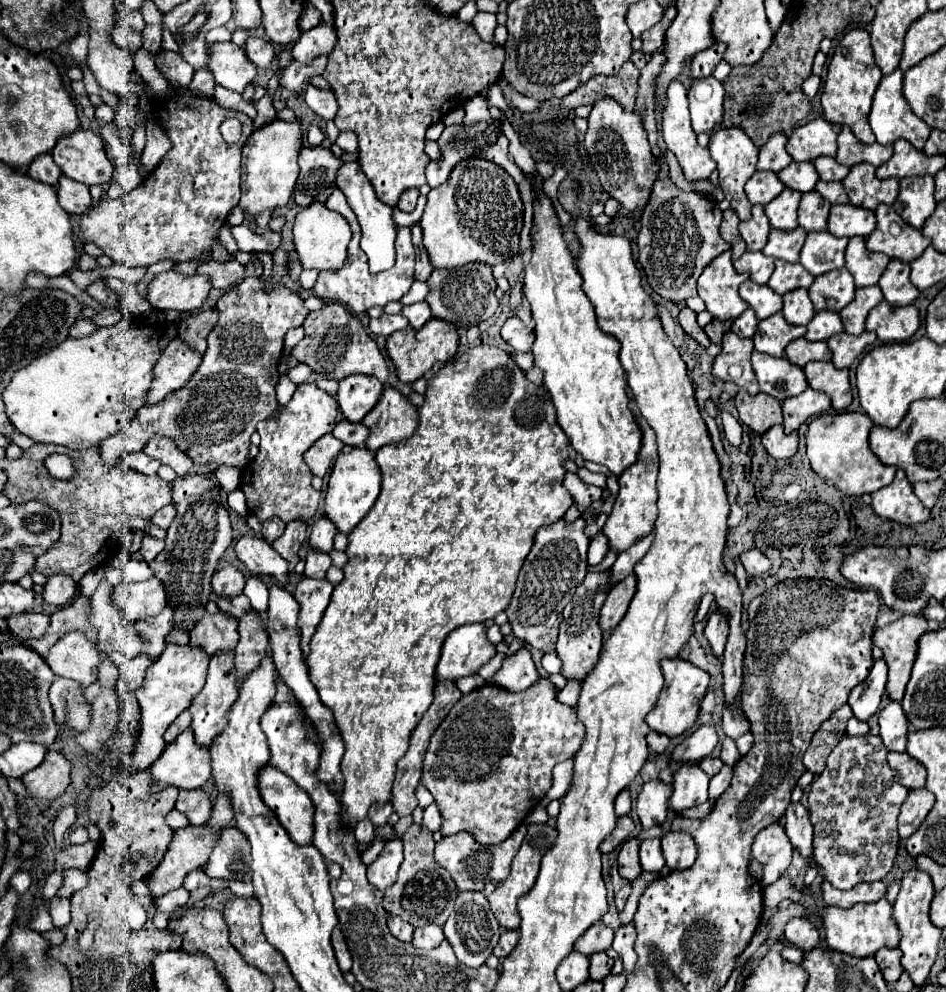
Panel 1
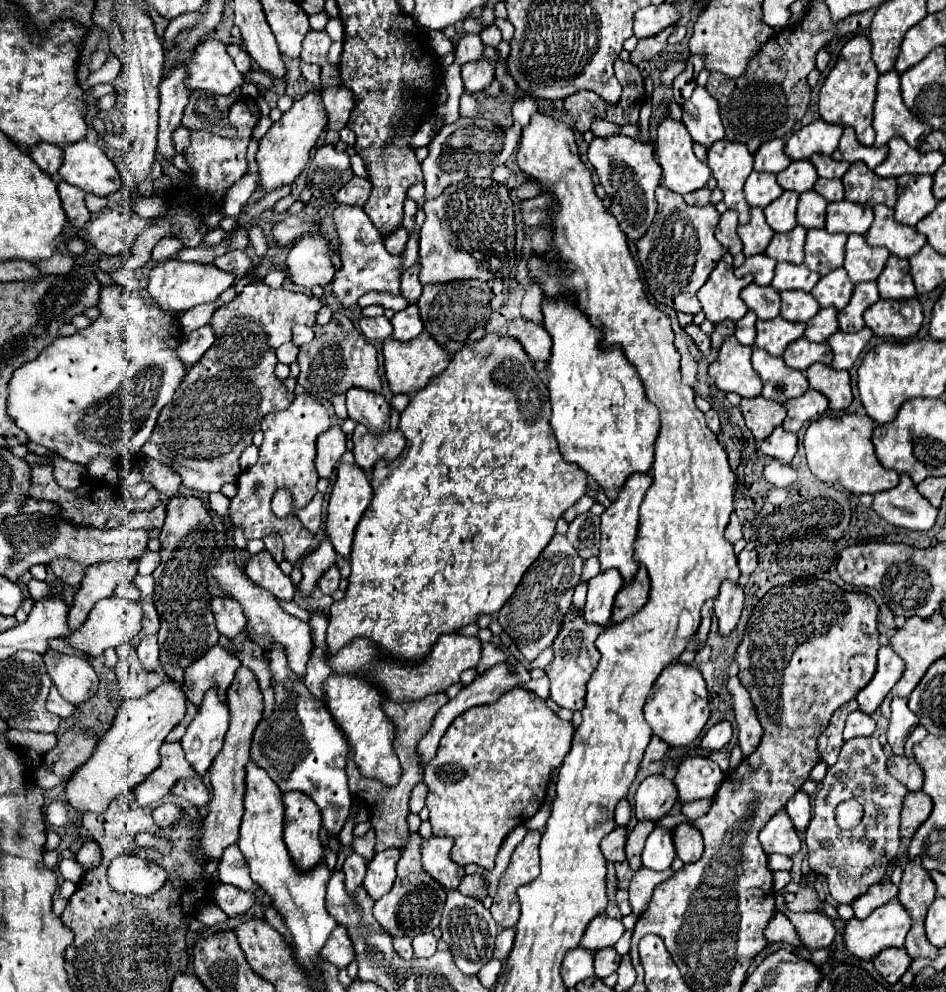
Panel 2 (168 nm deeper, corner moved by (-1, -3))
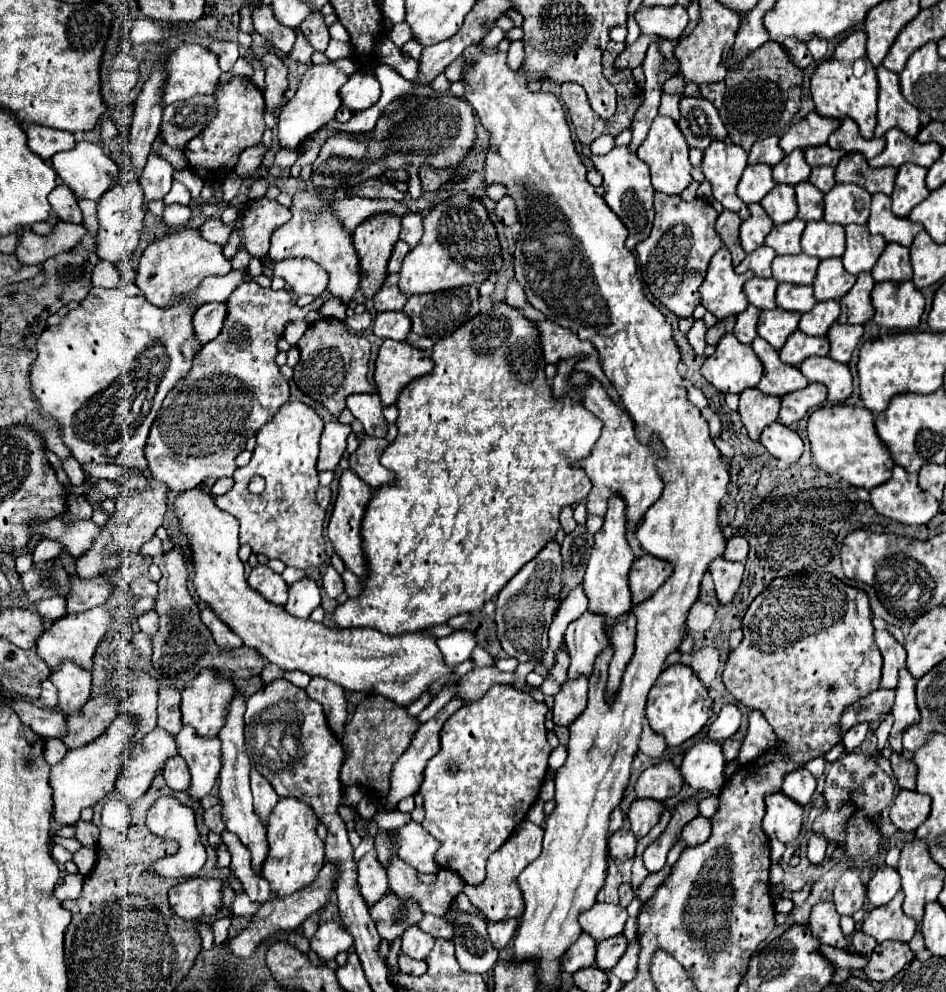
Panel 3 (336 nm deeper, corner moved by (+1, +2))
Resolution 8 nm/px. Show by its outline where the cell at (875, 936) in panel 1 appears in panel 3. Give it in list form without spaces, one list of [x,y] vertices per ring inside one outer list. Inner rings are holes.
[[[898,891],[890,903],[872,909],[864,919],[862,931],[866,935],[872,935],[878,943],[888,939],[908,943],[916,933],[916,921],[904,915],[902,899],[904,893]]]

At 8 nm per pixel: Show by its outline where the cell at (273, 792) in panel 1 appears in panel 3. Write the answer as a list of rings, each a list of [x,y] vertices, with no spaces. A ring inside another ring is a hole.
[[[280,799],[268,817],[268,859],[262,867],[262,875],[270,883],[276,897],[288,897],[294,891],[310,885],[322,869],[324,841],[316,835],[318,817],[310,805],[300,799]]]

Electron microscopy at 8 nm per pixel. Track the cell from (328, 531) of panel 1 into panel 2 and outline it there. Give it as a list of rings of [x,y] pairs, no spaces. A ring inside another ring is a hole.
[[[324,536],[320,546],[302,560],[302,574],[304,574],[304,578],[300,582],[300,590],[308,596],[312,592],[312,588],[316,586],[316,580],[320,578],[320,572],[326,572],[334,562],[336,562],[334,546],[330,544],[328,536]]]

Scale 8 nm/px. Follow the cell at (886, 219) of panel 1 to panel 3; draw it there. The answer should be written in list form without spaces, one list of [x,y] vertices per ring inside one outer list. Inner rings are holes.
[[[884,193],[872,195],[872,211],[868,219],[870,233],[880,233],[888,243],[900,243],[910,247],[914,237],[924,229],[922,225],[910,221],[908,217],[896,217],[890,209],[890,197]]]

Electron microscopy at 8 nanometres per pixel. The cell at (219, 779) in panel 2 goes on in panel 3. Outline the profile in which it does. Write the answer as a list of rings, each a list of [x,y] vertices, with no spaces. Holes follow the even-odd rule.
[[[220,805],[204,811],[204,823],[210,831],[216,831],[216,833],[224,831],[224,823],[222,823],[222,817],[220,817]]]

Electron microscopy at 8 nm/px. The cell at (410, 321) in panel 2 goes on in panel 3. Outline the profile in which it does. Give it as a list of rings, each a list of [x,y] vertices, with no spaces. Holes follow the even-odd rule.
[[[390,311],[390,313],[376,313],[372,331],[380,339],[394,339],[394,341],[406,341],[410,333],[410,319],[406,319],[404,311]]]

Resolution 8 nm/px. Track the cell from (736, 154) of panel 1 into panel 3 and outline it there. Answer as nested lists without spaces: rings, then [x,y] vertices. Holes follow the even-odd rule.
[[[730,141],[710,143],[702,159],[702,173],[706,181],[710,181],[712,185],[714,199],[720,201],[726,209],[738,213],[740,219],[750,217],[746,203],[736,195],[736,185],[746,165],[748,165],[748,153]]]

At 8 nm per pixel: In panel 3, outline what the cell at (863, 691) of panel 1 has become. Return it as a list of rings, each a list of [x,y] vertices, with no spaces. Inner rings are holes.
[[[876,631],[874,639],[876,639],[876,645],[884,657],[880,687],[894,689],[898,683],[898,671],[900,671],[900,667],[906,665],[906,651],[888,631]]]

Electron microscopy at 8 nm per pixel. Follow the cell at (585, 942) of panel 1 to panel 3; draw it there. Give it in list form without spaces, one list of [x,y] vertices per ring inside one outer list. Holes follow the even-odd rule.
[[[594,903],[588,911],[582,911],[580,925],[596,941],[604,941],[620,935],[624,931],[626,919],[628,913],[624,907],[612,903]]]

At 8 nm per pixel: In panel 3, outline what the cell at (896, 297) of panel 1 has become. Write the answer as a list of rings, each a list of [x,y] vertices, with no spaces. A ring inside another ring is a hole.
[[[888,243],[876,263],[876,283],[880,281],[902,283],[908,279],[912,279],[908,247],[902,247],[898,243]]]

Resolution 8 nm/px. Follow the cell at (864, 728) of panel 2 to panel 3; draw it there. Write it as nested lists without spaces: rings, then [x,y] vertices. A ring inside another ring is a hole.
[[[860,723],[860,725],[854,725],[846,735],[844,735],[844,745],[846,745],[846,749],[848,751],[852,751],[854,747],[858,747],[862,741],[864,741],[864,737],[866,737],[866,733],[868,733],[868,723]]]

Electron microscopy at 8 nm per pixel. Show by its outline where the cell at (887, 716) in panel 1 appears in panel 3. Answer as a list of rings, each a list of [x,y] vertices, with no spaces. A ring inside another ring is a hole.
[[[906,667],[900,669],[892,717],[894,717],[894,725],[892,725],[892,733],[888,741],[896,753],[902,753],[902,733],[910,725],[920,721],[920,711],[916,707],[916,681]]]

